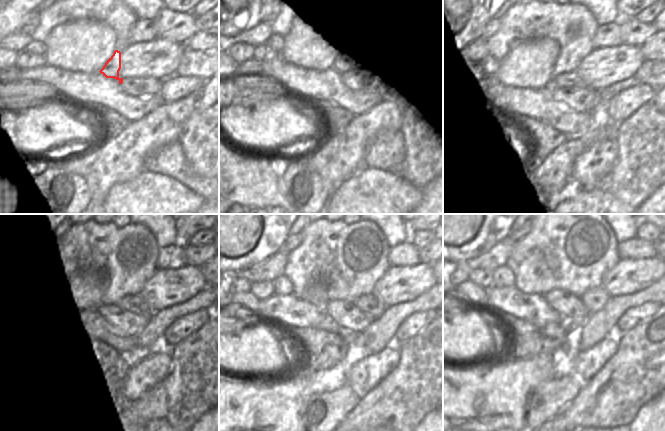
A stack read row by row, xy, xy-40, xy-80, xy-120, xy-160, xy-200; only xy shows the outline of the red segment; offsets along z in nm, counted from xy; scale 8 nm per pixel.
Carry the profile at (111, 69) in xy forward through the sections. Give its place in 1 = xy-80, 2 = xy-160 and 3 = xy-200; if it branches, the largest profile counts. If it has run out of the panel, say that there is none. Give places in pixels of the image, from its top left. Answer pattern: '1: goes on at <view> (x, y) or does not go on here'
1: goes on at xy-80 (572, 78)
2: goes on at xy-160 (367, 303)
3: goes on at xy-200 (595, 299)

